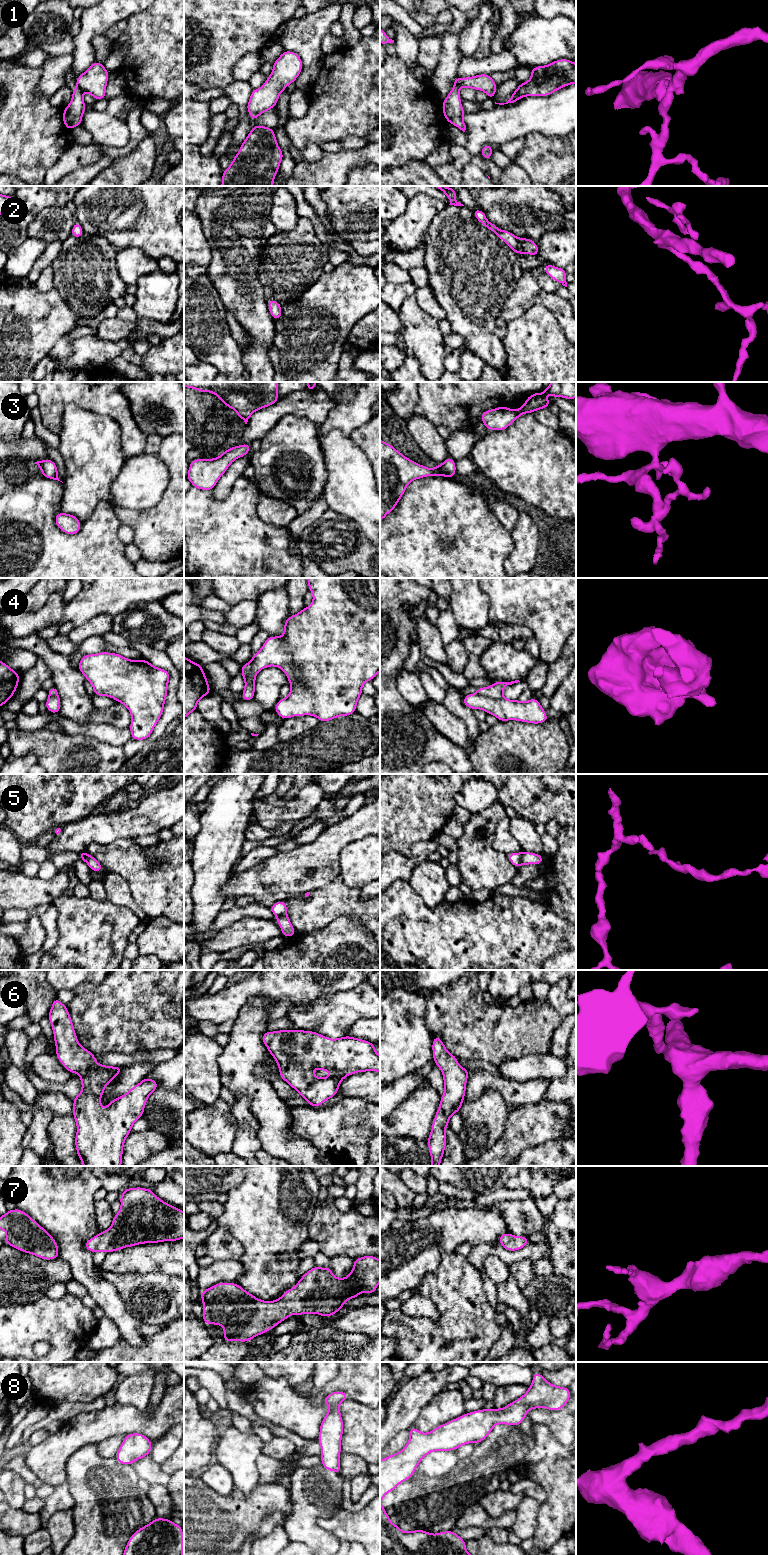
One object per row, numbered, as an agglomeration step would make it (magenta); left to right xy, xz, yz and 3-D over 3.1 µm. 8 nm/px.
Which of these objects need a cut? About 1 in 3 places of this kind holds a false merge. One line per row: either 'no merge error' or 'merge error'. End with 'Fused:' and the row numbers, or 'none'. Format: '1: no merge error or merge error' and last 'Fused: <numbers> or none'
1: merge error
2: no merge error
3: no merge error
4: merge error
5: merge error
6: no merge error
7: no merge error
8: no merge error
Fused: 1, 4, 5

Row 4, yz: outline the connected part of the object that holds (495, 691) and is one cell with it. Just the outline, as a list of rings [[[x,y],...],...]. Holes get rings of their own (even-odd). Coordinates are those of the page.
[[[519,680],[504,682],[504,681],[496,681],[490,687],[480,687],[477,688],[477,694],[486,695],[492,697],[494,699],[503,698],[503,689],[507,685],[512,685],[514,683],[520,682]]]

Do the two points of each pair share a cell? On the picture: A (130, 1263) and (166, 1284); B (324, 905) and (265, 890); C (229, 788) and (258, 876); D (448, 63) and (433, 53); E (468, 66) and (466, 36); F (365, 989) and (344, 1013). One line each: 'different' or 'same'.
A: different
B: different
C: different
D: different
E: different
F: same

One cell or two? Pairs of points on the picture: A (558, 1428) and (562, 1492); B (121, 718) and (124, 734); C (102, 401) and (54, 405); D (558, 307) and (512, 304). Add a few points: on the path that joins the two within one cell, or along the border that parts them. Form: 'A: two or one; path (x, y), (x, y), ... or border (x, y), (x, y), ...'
A: two; border (544, 1424), (549, 1428), (552, 1435), (565, 1446)
B: two; border (100, 723), (128, 728)
C: one; path (90, 397), (66, 397)
D: one; path (547, 299), (523, 299)

